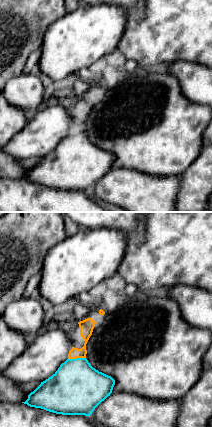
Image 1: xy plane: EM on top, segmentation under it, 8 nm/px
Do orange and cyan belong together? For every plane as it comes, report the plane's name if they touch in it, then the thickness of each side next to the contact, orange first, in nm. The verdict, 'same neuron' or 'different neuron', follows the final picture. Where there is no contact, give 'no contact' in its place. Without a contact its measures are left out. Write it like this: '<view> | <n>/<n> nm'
xy | 110/420 nm

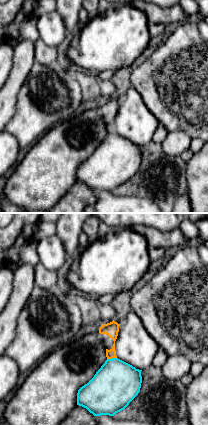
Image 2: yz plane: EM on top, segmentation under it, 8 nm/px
yz | 120/360 nm

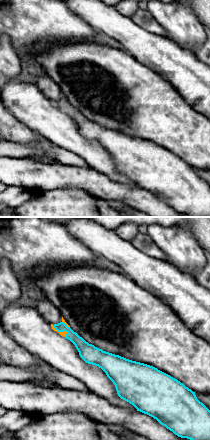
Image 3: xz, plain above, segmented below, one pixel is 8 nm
xz | 40/120 nm

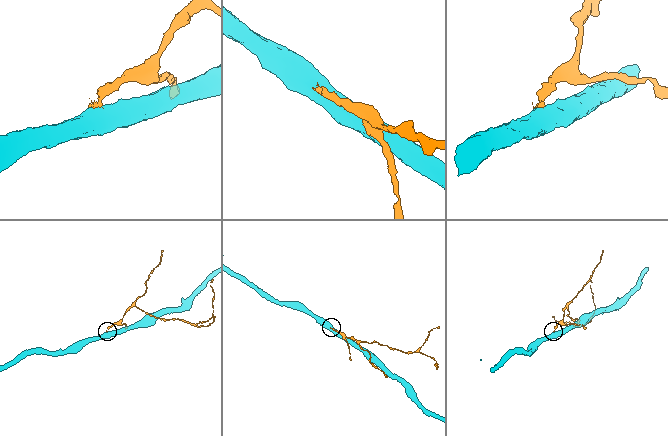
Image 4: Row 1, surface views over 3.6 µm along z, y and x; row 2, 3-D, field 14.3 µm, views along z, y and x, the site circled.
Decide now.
different neuron

